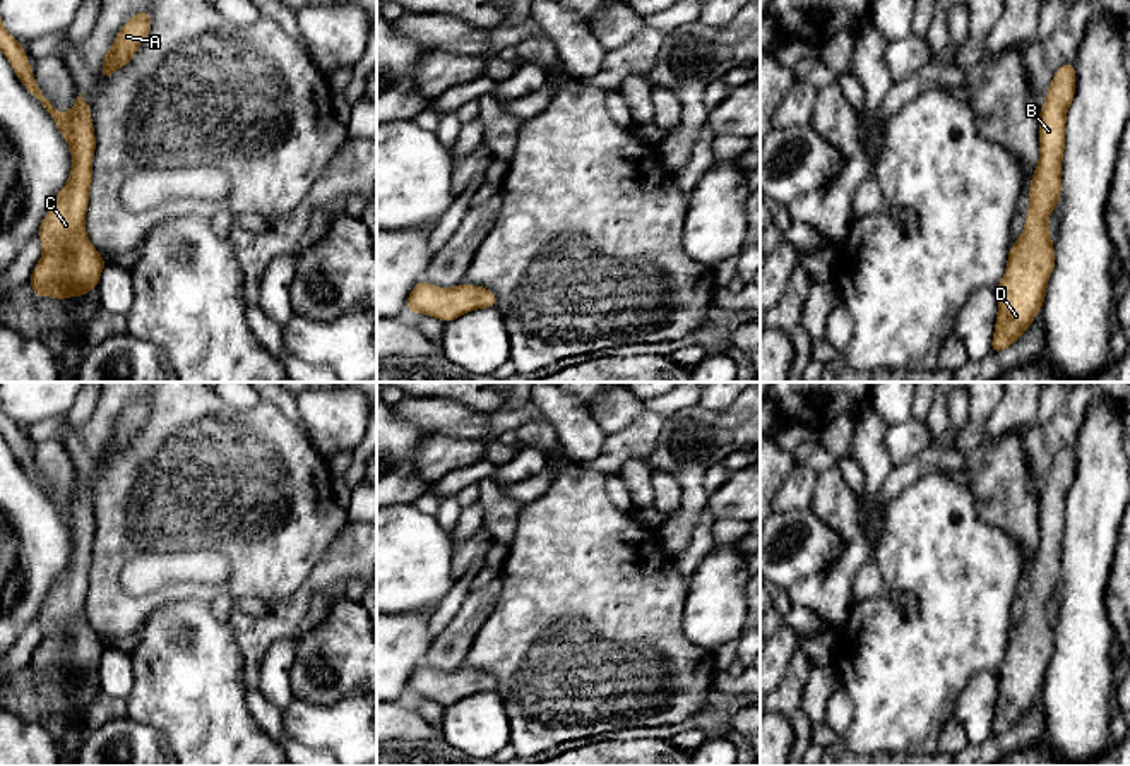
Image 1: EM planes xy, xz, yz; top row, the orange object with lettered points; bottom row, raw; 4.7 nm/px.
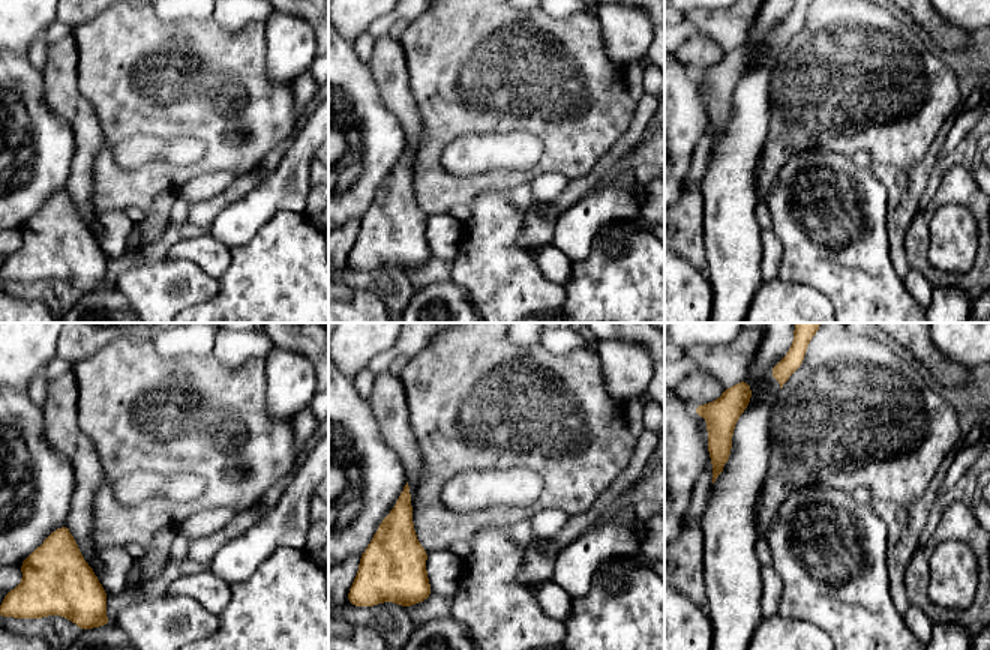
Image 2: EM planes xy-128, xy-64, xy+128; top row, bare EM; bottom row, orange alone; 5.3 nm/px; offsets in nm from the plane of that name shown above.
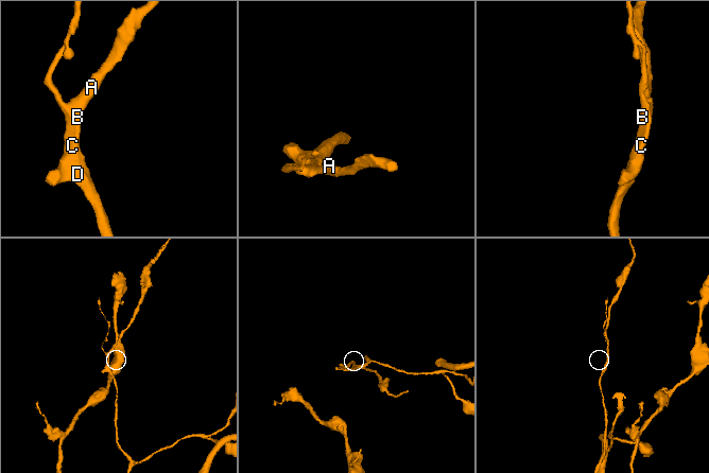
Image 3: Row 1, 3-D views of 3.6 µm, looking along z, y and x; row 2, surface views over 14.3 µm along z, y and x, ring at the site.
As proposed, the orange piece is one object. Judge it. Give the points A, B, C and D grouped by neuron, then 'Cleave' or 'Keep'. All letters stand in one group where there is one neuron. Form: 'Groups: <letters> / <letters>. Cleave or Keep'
Groups: A B C D. Keep

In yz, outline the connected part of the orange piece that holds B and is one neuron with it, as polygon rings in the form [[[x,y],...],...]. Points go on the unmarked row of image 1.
[[[1062,449],[1044,482],[1039,495],[1039,545],[1029,571],[1029,591],[1026,610],[1019,624],[1008,634],[1005,660],[998,667],[998,697],[990,735],[1002,735],[1014,728],[1039,697],[1048,663],[1055,653],[1053,622],[1050,620],[1048,601],[1060,586],[1062,577],[1062,543],[1065,533],[1067,495],[1075,480],[1075,451]]]

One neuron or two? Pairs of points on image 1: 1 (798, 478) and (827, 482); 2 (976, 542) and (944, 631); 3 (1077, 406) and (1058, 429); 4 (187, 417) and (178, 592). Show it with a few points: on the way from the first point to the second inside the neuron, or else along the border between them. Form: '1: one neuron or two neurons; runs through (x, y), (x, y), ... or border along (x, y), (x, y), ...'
1: one neuron; runs through (805, 482), (820, 482)
2: one neuron; runs through (971, 564), (971, 574), (964, 583), (964, 609)
3: one neuron; runs through (1072, 412), (1064, 424)
4: one neuron; runs through (218, 475), (194, 528), (237, 557), (237, 578)

